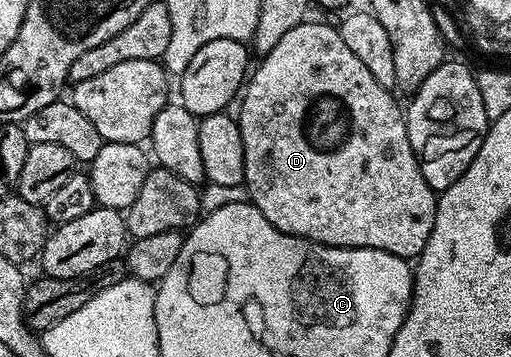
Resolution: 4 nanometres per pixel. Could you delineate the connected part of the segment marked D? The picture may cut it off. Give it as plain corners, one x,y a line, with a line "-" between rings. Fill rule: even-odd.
308,20
297,28
285,32
281,40
277,40
277,48
262,55
259,67
254,67
242,95
243,107
237,113
237,121
241,128
241,140
245,144
245,176
243,181
247,187
247,197
251,205
256,206
277,228
286,234
298,238
308,238
326,246
372,246
375,250
384,250
393,256
401,256
408,260
418,259
425,248
435,223
436,191
429,188
425,176
421,176
419,158
413,152
407,135
407,119
402,105
395,103
392,91
388,87
377,84
373,80
369,68
349,52
345,40
341,40
338,29
334,25
326,26
323,22

